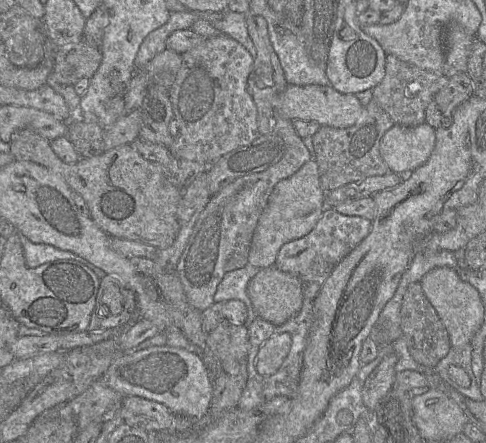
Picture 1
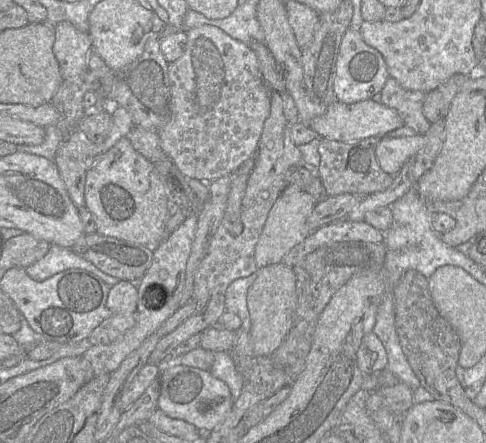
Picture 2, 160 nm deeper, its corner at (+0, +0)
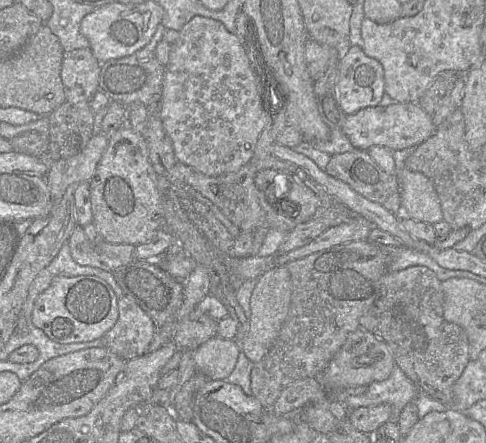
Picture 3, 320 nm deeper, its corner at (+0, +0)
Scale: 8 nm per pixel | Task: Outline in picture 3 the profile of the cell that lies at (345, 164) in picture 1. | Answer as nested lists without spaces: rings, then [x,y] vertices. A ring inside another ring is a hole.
[[[355,148],[350,152],[331,155],[325,172],[393,214],[400,212],[401,197],[397,176],[383,171],[367,150]]]

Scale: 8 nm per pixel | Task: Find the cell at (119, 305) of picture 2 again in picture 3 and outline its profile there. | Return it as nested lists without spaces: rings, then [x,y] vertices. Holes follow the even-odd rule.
[[[126,295],[117,299],[118,319],[100,339],[102,347],[125,361],[145,355],[156,327],[150,316]]]

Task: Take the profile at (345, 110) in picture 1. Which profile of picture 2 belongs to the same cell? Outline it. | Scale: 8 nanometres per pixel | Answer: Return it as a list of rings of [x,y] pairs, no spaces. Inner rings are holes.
[[[371,99],[352,104],[336,100],[327,107],[322,115],[313,118],[309,126],[320,138],[340,142],[353,142],[371,136],[385,137],[389,132],[404,126],[404,122],[394,109]]]

